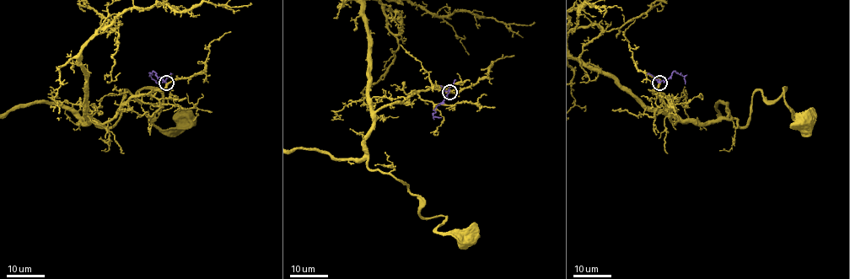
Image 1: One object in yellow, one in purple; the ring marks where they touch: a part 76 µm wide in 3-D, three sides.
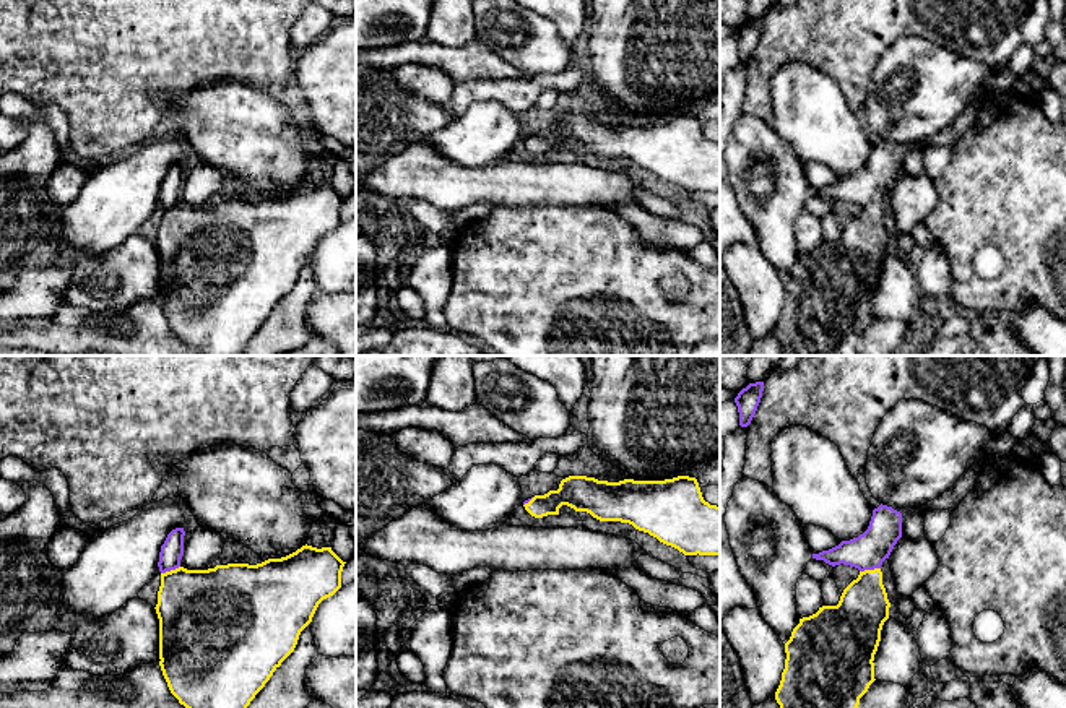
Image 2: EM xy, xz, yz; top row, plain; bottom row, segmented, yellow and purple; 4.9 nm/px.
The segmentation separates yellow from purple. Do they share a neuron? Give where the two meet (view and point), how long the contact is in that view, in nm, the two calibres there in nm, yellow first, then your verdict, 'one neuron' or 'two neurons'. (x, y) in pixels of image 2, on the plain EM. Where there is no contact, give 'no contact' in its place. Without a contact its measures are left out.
meets yellow in yz at (870, 207); contact 110 nm long; 260 nm thick on the yellow side, 180 nm on the other; one neuron

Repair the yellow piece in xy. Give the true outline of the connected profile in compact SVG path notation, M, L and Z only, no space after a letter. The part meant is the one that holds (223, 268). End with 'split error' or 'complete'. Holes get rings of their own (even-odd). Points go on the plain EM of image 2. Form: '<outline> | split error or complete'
M184 164L172 166L159 188L159 208L161 208L161 222L158 227L158 240L156 250L159 255L159 302L162 312L167 318L171 330L184 341L187 346L193 348L200 352L200 356L239 356L240 351L247 346L255 331L265 323L273 309L281 302L281 299L294 287L301 268L312 258L312 253L318 244L318 240L333 232L341 224L341 208L346 198L343 198L332 183L312 183L302 182L296 188L281 193L281 195L268 195L257 201L249 200L228 200L216 201L208 206L187 206L180 201L180 195L184 192Z | split error

